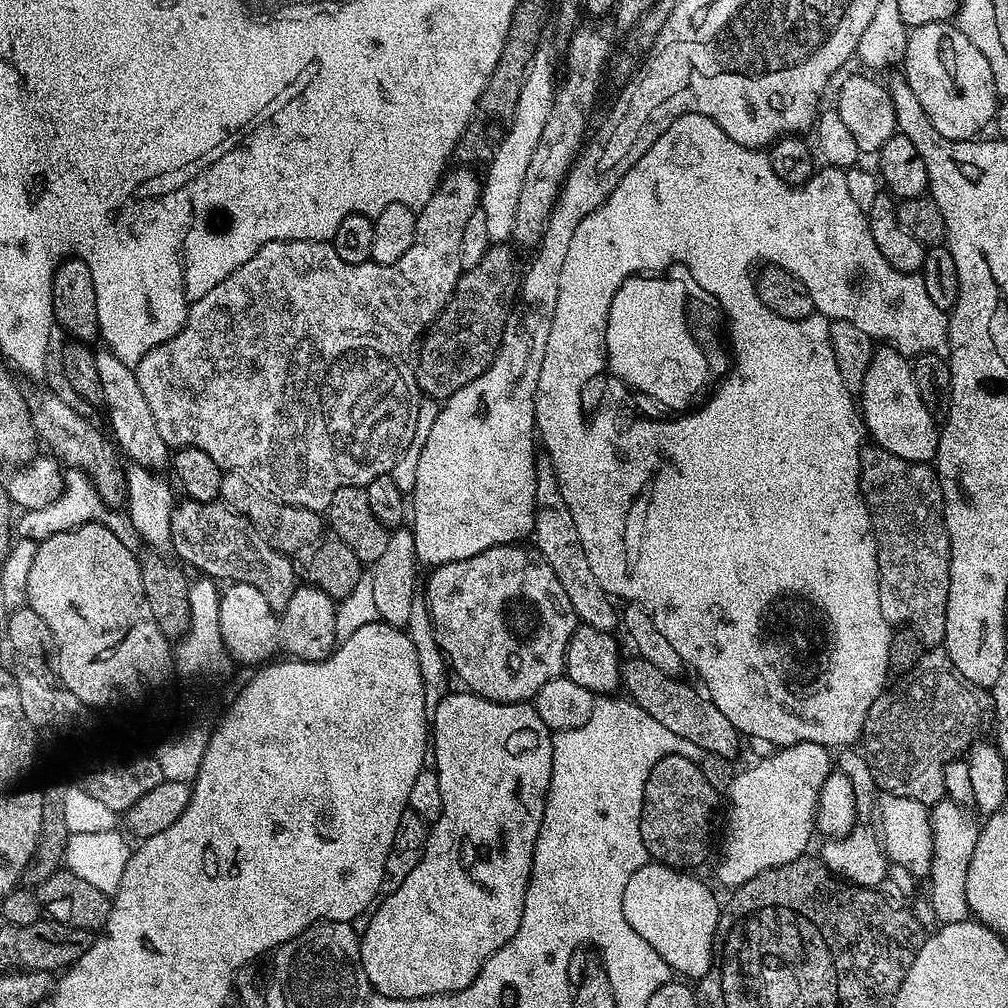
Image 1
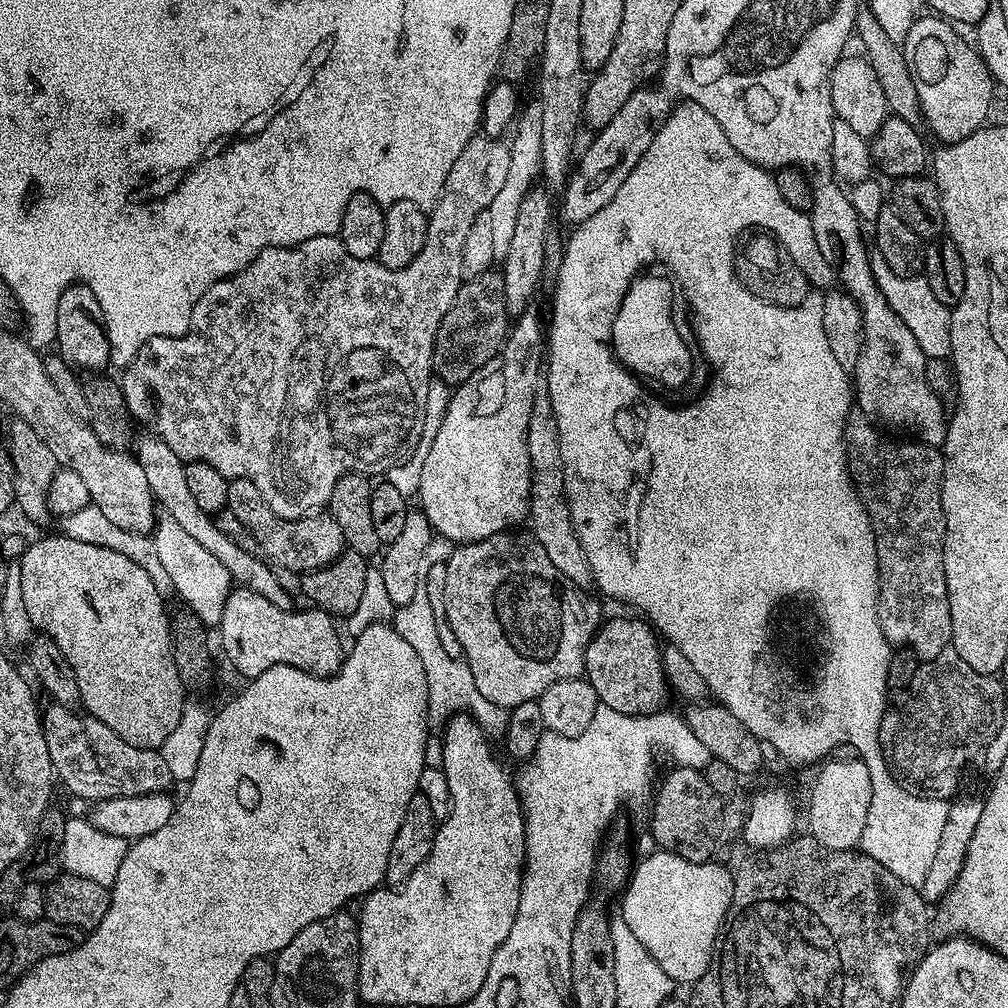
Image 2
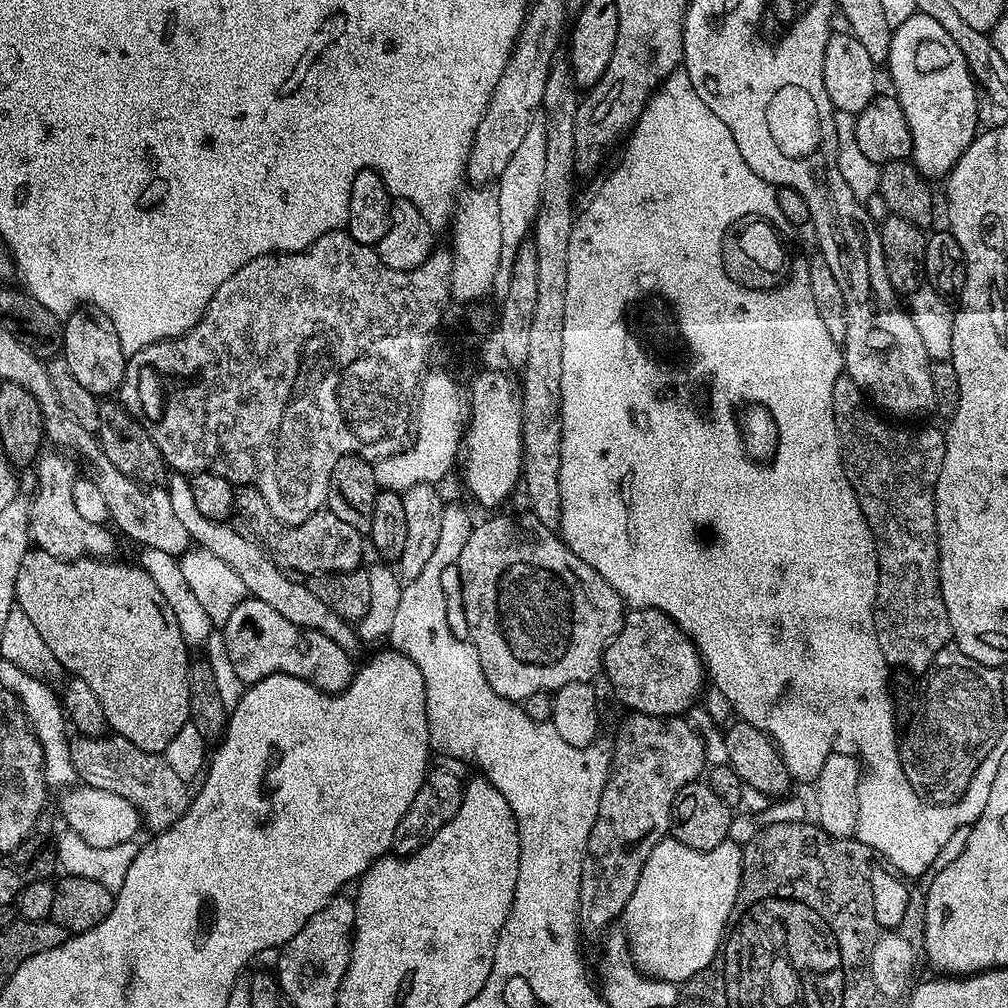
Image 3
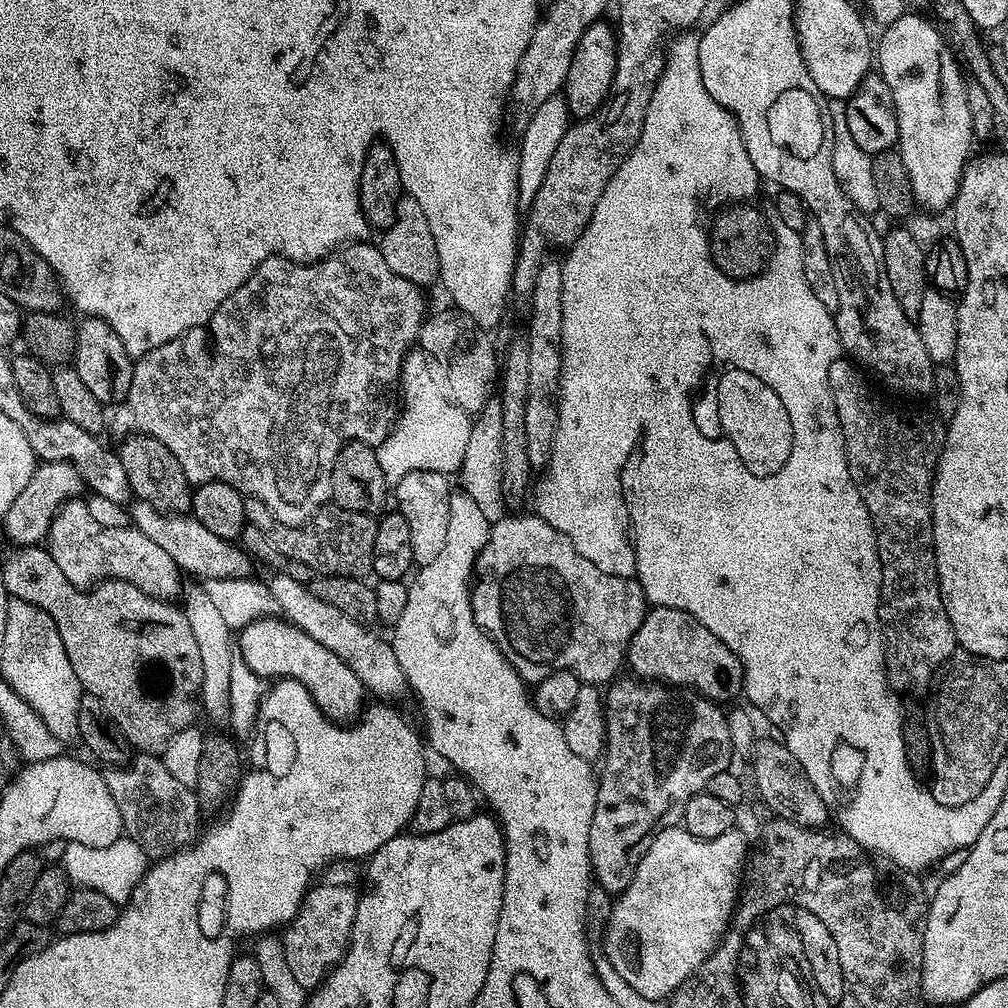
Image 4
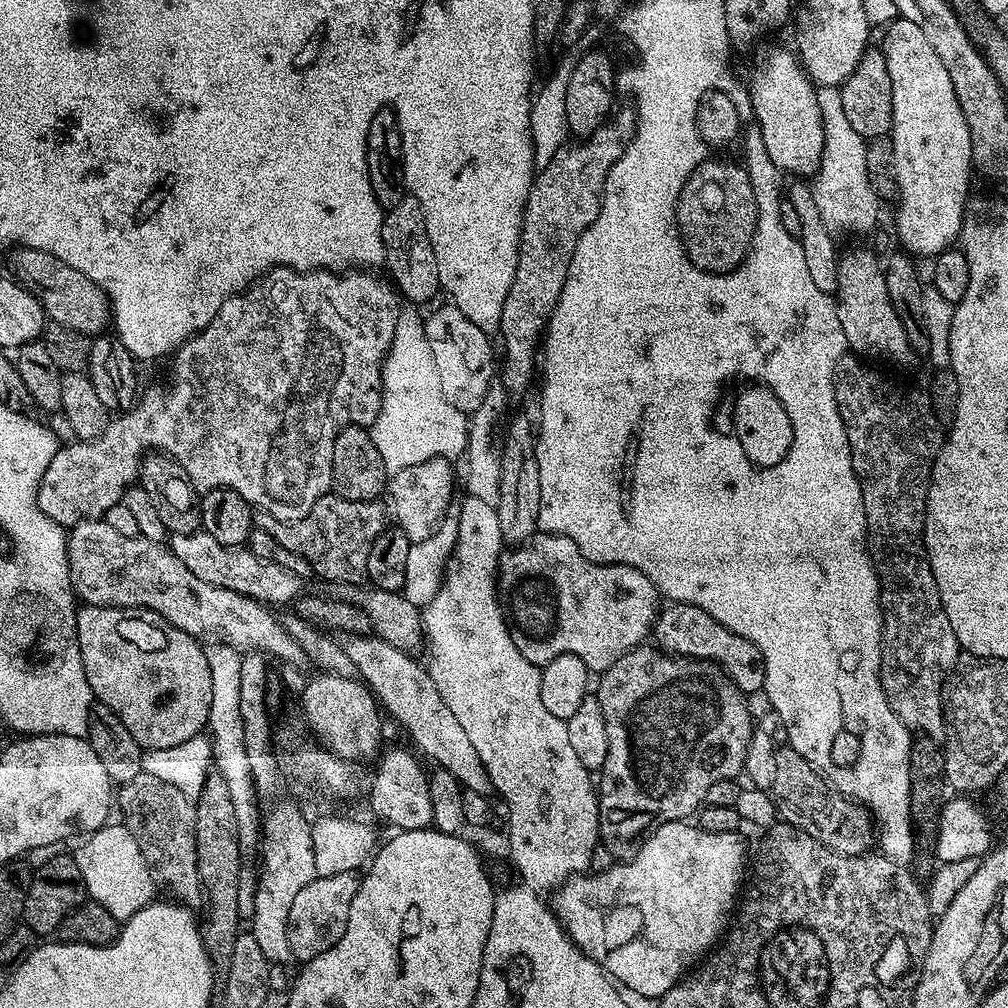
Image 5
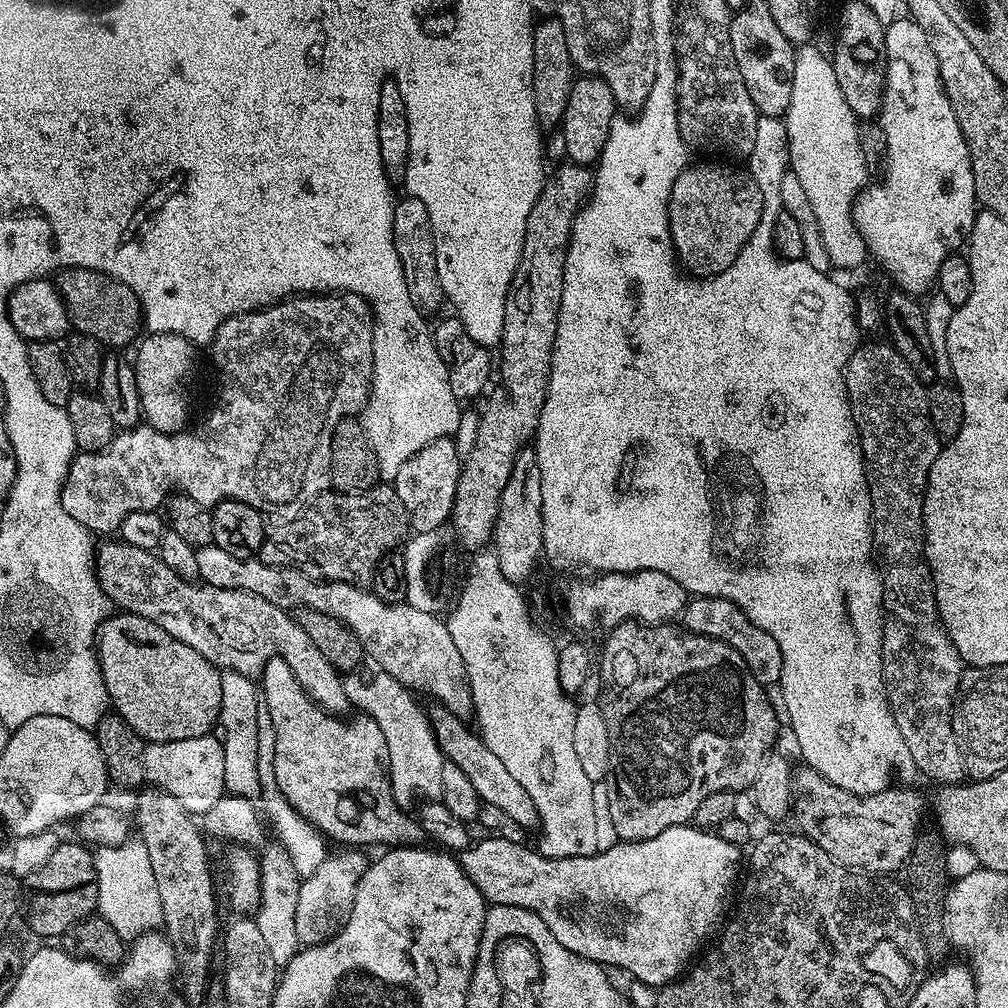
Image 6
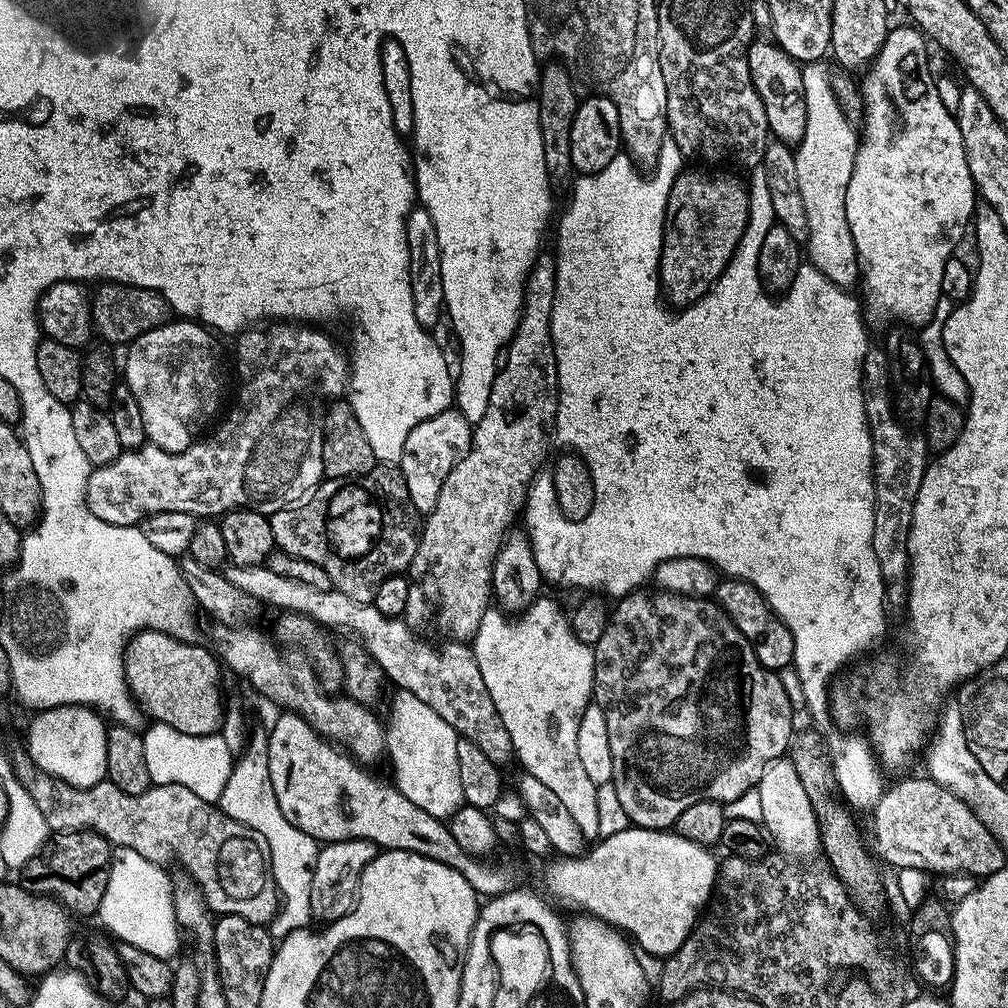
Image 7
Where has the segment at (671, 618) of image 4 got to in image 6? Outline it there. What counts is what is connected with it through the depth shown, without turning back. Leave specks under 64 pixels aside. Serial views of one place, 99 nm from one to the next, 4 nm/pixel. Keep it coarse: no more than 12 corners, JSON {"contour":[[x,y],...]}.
{"contour":[[689,599],[687,631],[721,640],[759,684],[779,685],[782,650],[734,602]]}

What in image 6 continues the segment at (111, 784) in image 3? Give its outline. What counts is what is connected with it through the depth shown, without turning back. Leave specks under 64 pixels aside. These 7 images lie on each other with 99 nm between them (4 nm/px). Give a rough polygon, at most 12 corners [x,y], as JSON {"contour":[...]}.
{"contour":[[173,794],[136,800],[183,995],[204,1004],[222,932],[205,837]]}

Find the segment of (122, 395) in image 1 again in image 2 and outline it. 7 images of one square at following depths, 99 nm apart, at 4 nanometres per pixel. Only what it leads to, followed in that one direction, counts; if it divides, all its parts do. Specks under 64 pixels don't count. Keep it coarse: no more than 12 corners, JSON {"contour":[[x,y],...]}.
{"contour":[[155,434],[134,455],[163,515],[226,566],[239,587],[291,609],[277,573],[221,531]]}

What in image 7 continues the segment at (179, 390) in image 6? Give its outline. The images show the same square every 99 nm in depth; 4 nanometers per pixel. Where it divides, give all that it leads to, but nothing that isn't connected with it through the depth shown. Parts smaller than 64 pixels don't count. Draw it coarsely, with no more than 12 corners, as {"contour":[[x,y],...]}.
{"contour":[[173,319],[127,345],[147,443],[181,452],[220,408],[213,333]]}

